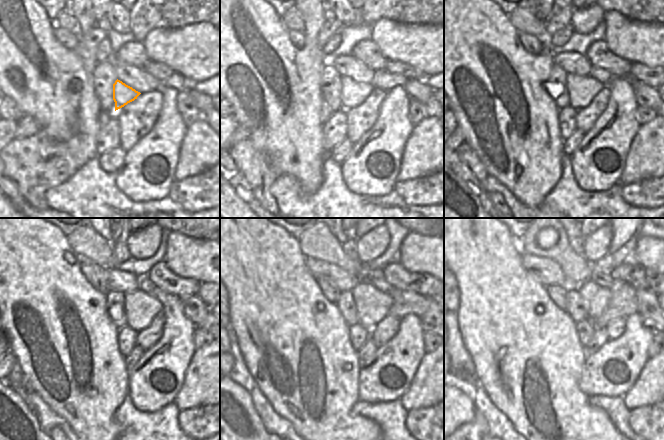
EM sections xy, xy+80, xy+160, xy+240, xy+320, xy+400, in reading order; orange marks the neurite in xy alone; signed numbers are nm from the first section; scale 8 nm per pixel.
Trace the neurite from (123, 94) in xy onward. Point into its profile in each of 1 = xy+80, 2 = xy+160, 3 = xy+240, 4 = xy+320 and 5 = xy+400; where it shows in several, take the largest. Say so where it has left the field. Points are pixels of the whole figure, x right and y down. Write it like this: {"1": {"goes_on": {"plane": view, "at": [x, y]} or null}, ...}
{"1": {"goes_on": {"plane": "xy+80", "at": [353, 93]}}, "2": {"goes_on": {"plane": "xy+160", "at": [581, 90]}}, "3": {"goes_on": {"plane": "xy+240", "at": [140, 308]}}, "4": {"goes_on": {"plane": "xy+320", "at": [372, 305]}}, "5": {"goes_on": {"plane": "xy+400", "at": [597, 297]}}}

